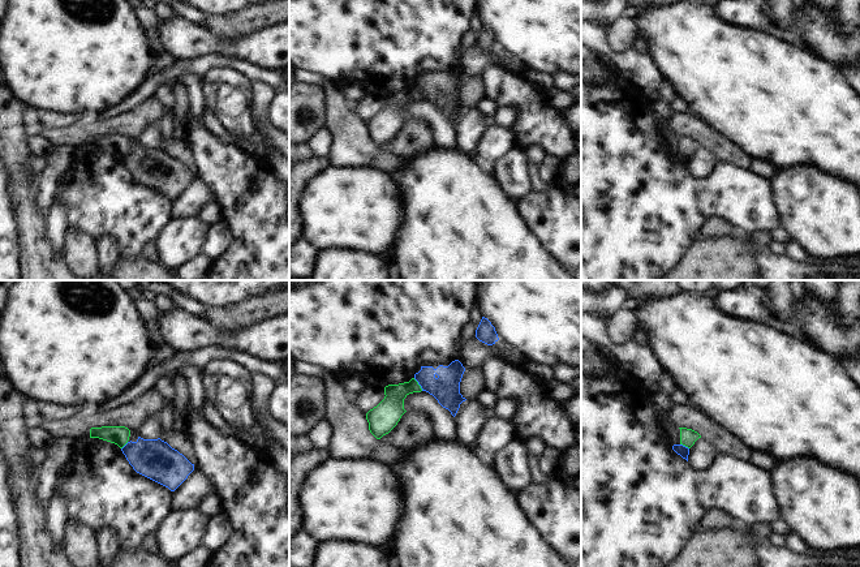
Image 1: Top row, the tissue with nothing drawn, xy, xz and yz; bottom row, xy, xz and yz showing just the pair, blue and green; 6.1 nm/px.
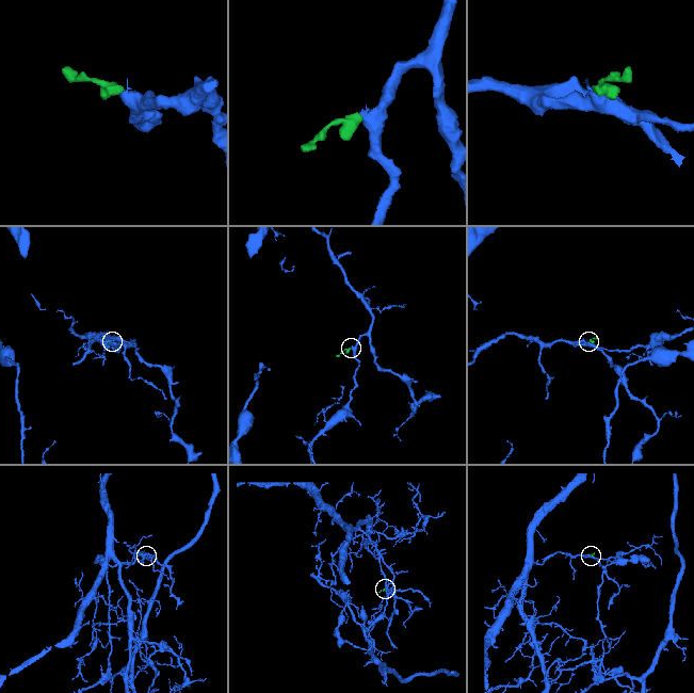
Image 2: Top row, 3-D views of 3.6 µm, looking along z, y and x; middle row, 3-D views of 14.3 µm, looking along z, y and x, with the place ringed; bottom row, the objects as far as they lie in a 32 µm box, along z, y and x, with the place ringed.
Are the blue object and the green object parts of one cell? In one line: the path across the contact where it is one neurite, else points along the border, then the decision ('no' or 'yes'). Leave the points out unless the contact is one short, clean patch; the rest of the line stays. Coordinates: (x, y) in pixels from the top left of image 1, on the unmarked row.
border xz (413, 86), (422, 98); no

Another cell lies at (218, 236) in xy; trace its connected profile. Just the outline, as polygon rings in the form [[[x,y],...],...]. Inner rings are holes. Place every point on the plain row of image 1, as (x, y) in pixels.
[[[223,218],[210,223],[202,242],[201,254],[214,259],[227,249],[231,240],[232,232]]]

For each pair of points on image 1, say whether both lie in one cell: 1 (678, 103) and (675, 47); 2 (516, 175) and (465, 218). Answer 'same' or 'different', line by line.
1: different
2: different

